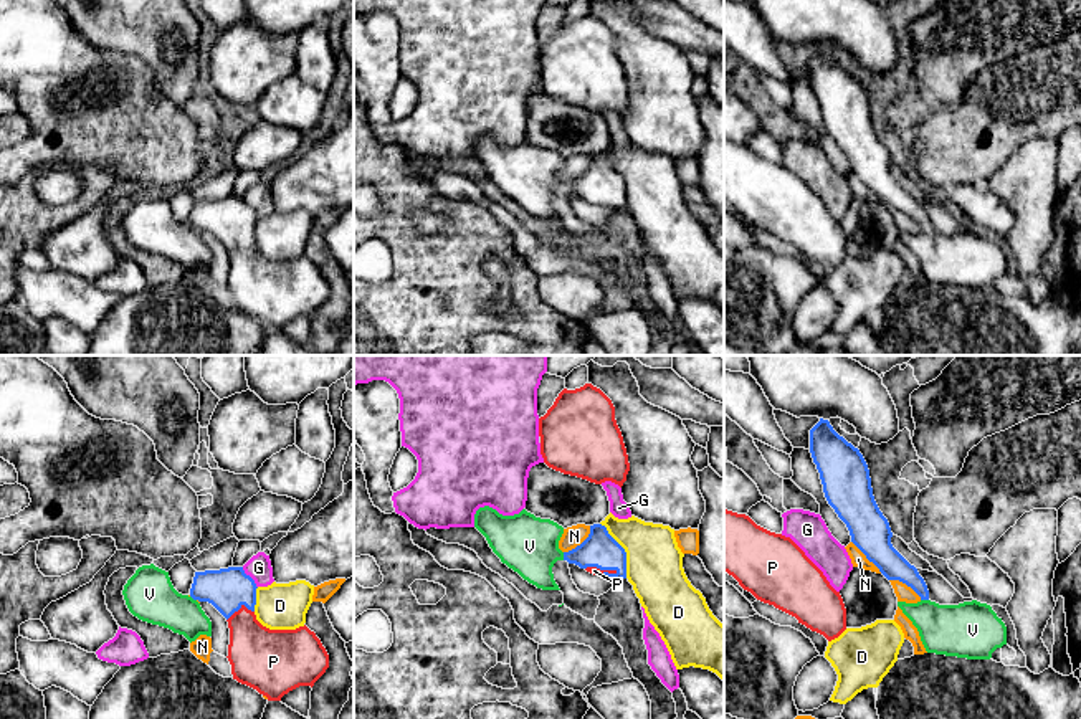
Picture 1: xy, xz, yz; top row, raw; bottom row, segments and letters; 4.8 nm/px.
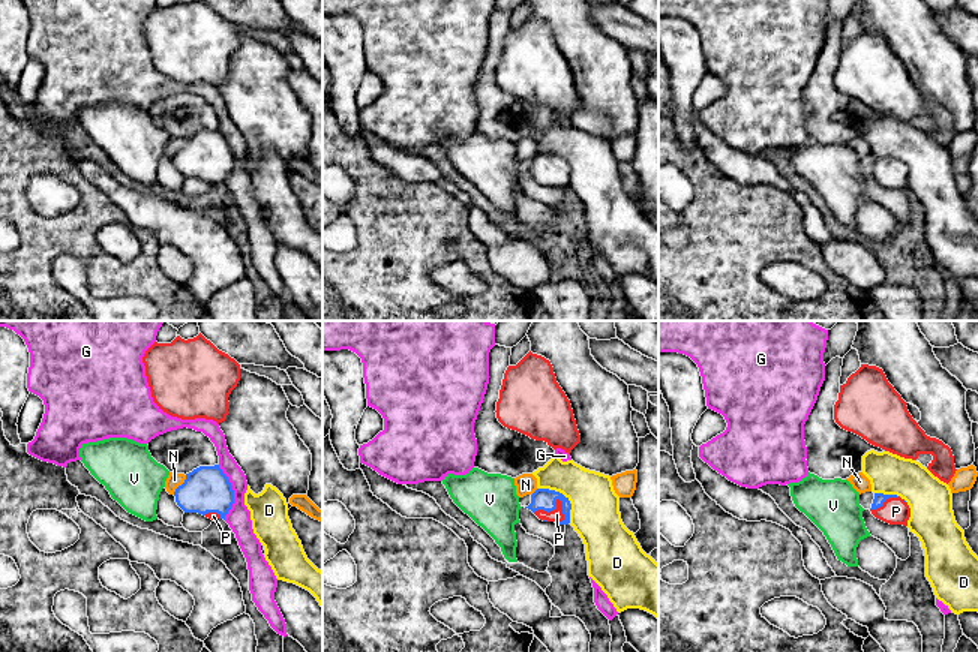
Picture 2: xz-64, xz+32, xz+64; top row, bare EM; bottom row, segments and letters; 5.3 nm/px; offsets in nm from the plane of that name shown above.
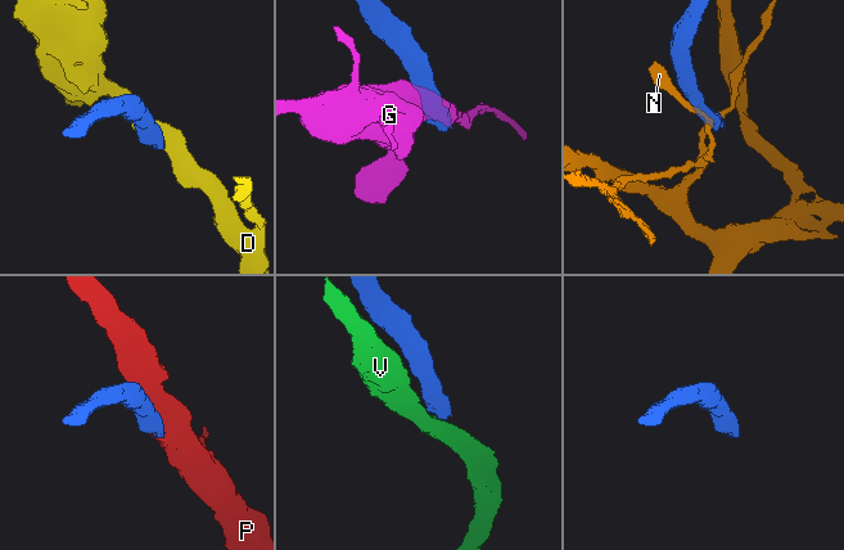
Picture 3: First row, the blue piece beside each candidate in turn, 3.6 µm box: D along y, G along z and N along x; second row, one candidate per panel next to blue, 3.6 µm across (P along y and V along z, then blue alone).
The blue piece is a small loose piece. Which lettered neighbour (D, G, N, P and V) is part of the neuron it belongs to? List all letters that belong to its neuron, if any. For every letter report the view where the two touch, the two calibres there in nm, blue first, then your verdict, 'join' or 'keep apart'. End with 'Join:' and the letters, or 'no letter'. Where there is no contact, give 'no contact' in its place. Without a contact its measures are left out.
D: contact in xz; calibres 170 and 280 nm; keep apart
G: contact in xy; calibres 200 and 120 nm; keep apart
N: contact in xz; calibres 170 and 100 nm; keep apart
P: contact in xy; calibres 200 and 280 nm; join
V: contact in xz; calibres 170 and 280 nm; keep apart
Join: P

